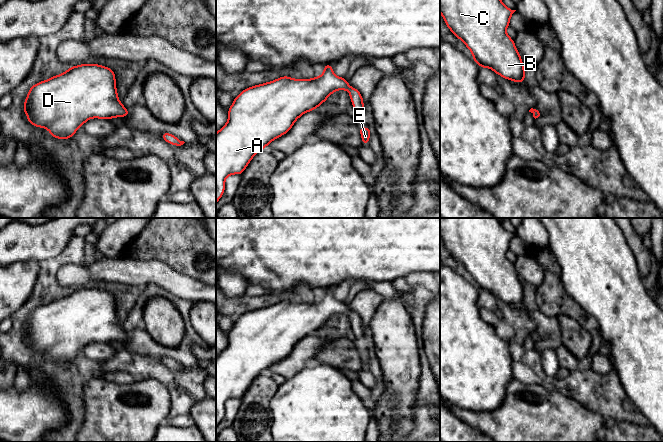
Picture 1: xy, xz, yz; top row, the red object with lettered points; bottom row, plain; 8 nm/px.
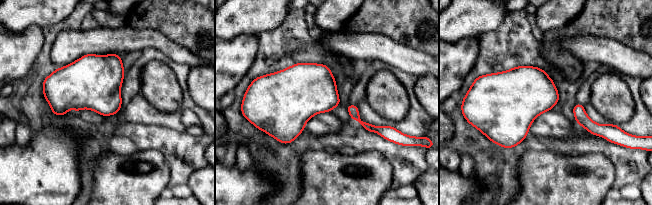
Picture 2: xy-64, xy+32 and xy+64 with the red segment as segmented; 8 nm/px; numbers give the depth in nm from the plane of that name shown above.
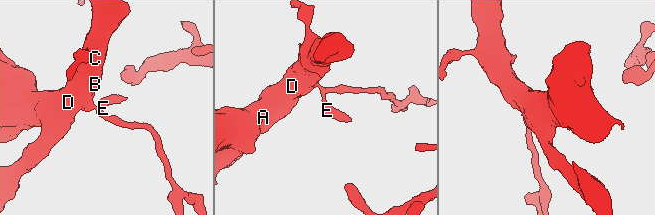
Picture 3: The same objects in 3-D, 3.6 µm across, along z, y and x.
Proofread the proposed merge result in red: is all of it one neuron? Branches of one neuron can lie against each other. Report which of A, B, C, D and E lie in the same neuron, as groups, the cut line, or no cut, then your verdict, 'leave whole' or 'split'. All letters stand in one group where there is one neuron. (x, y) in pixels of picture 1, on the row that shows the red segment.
groups A B C D E; cut none; leave whole

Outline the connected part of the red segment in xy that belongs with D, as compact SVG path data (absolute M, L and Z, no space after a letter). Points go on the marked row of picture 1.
M88 63L72 66L62 74L32 85L23 111L32 126L46 128L51 136L61 140L71 138L89 119L113 119L130 114L118 99L112 68Z

